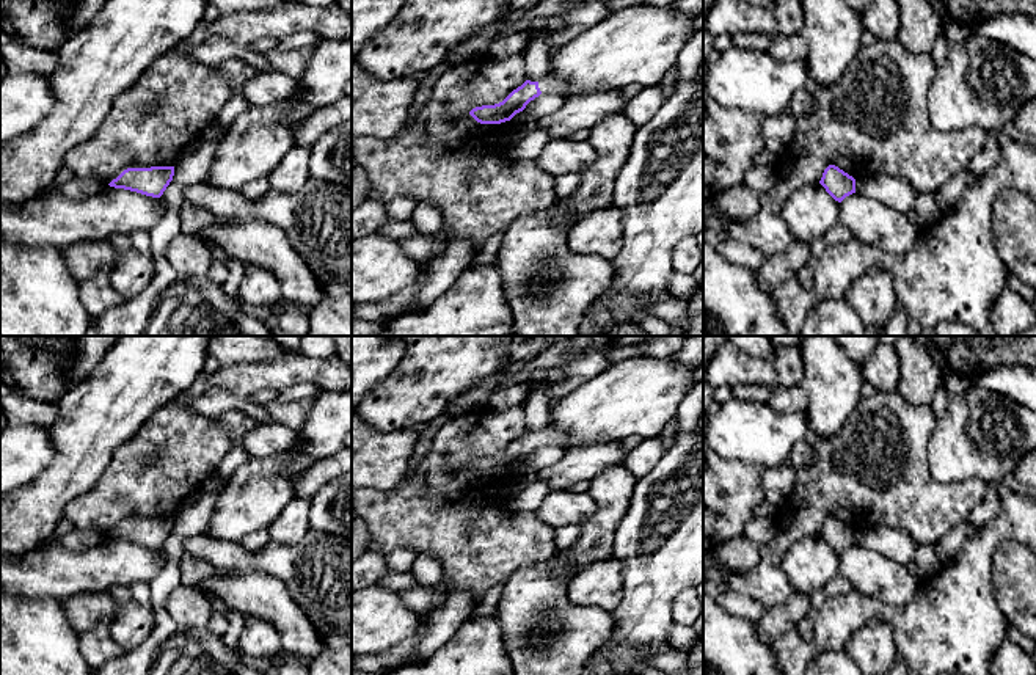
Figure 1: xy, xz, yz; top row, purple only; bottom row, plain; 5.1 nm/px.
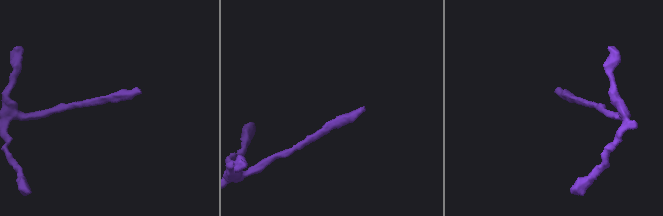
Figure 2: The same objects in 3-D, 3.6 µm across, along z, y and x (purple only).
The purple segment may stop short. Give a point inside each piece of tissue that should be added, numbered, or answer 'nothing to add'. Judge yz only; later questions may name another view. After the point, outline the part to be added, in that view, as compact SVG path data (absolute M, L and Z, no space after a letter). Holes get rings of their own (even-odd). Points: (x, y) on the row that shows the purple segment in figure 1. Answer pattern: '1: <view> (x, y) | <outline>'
nothing to add

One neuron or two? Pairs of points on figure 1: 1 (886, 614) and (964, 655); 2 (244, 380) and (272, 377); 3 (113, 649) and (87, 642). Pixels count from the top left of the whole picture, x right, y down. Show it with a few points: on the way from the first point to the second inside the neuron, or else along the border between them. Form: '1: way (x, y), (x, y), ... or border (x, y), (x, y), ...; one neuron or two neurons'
1: way (904, 619), (926, 630), (941, 631), (945, 636); one neuron
2: way (250, 379), (266, 377); one neuron
3: way (107, 649), (93, 644); one neuron

